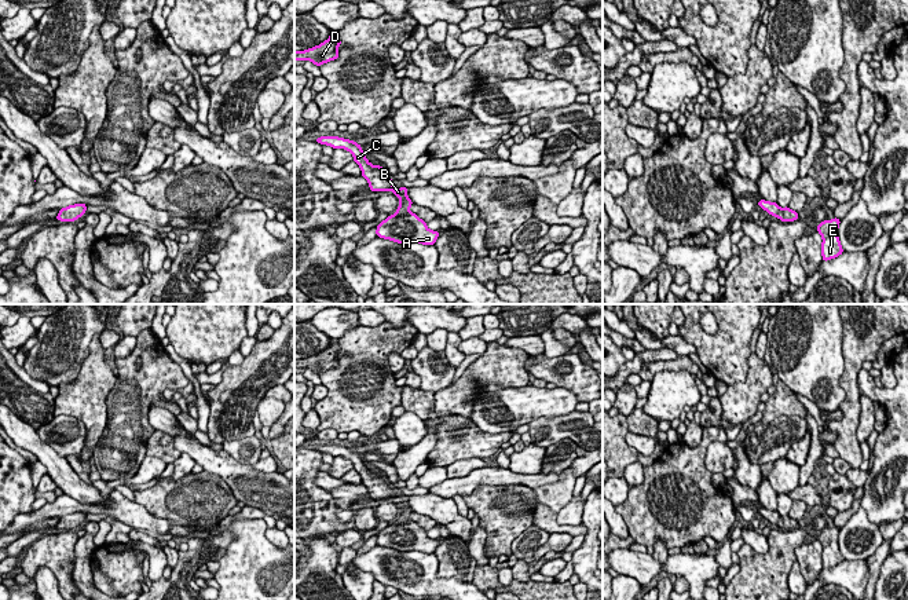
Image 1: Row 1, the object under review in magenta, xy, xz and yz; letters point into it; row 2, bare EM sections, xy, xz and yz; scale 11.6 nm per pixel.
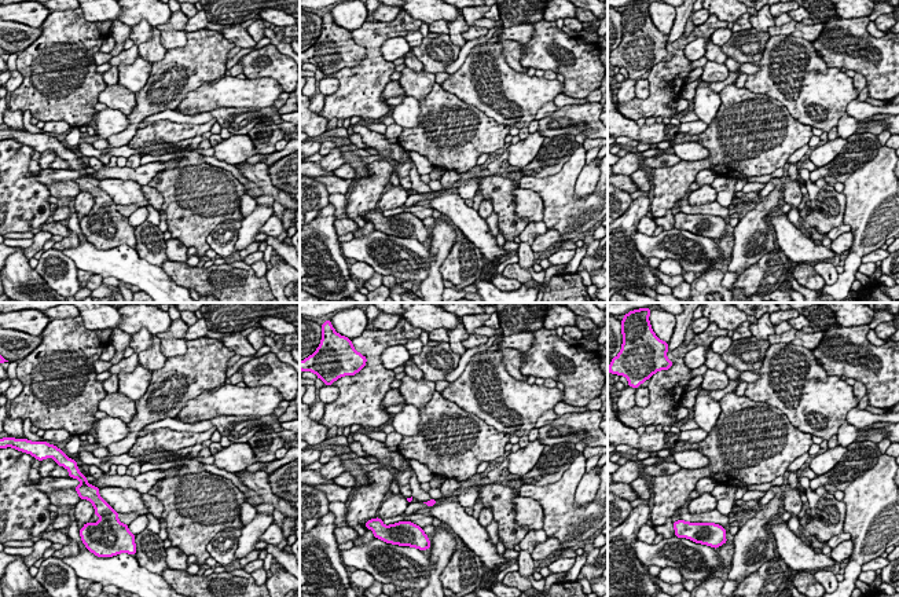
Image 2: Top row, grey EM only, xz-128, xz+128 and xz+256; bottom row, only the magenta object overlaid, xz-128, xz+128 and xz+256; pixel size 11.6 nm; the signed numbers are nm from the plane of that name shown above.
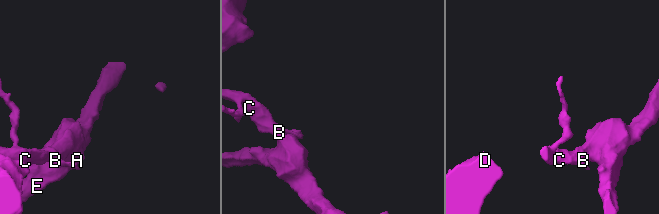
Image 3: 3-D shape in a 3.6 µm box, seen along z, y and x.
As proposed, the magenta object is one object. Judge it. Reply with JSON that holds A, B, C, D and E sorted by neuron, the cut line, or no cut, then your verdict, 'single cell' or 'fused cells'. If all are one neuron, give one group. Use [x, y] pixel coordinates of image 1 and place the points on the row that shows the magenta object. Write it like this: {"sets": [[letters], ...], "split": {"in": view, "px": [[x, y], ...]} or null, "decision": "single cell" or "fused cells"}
{"sets": [["A", "B", "C", "D", "E"]], "split": null, "decision": "single cell"}

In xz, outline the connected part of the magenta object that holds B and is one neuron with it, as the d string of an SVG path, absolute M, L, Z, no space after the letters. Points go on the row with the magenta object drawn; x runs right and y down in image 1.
M322 136L316 138L315 142L349 151L354 156L354 161L360 167L362 176L367 179L370 191L392 191L399 198L400 204L396 212L376 227L377 237L399 244L418 242L435 245L439 231L429 230L426 222L409 211L413 205L411 200L406 195L409 189L395 189L392 179L384 172L384 168L367 161L360 144L337 136Z

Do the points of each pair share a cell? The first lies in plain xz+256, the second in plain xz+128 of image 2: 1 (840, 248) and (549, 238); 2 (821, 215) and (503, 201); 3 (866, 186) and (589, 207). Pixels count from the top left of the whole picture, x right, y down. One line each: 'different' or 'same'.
1: same
2: different
3: same

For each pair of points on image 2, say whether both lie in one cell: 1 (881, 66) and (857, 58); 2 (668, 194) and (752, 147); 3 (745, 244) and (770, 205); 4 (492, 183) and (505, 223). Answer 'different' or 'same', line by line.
1: same
2: same
3: same
4: same

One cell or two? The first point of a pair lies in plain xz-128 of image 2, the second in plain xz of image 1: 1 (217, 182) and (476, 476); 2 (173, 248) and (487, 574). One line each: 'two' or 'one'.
1: two
2: two

